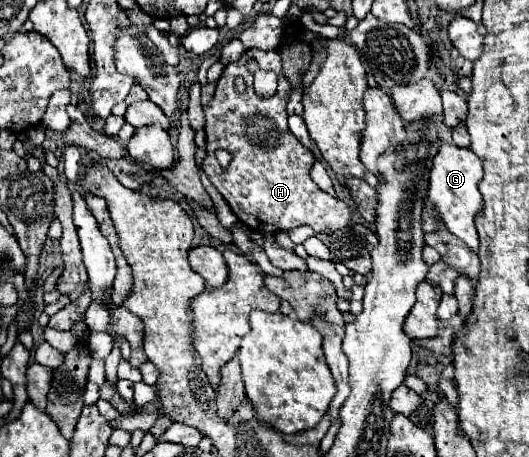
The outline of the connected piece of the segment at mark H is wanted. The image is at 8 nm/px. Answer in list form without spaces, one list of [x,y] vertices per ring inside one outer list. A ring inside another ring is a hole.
[[[249,49],[237,63],[229,63],[225,67],[223,75],[217,81],[217,89],[215,89],[213,99],[205,107],[205,119],[207,119],[207,123],[205,123],[207,125],[207,131],[205,131],[207,133],[207,157],[203,161],[203,171],[209,177],[209,181],[213,183],[213,187],[225,197],[225,201],[229,203],[229,207],[237,215],[237,219],[241,223],[245,223],[253,231],[277,233],[277,231],[291,231],[291,229],[301,227],[301,225],[309,225],[317,233],[323,227],[333,227],[335,231],[339,231],[339,229],[343,229],[349,223],[351,211],[349,211],[349,207],[343,201],[339,201],[339,199],[327,195],[325,191],[321,191],[313,183],[313,179],[309,177],[309,171],[311,171],[311,167],[315,163],[315,157],[289,131],[287,111],[285,111],[289,93],[291,93],[291,85],[289,85],[289,79],[281,73],[281,53],[279,51]],[[249,59],[255,59],[259,69],[275,71],[279,75],[279,87],[277,87],[277,93],[273,97],[259,99],[255,95],[255,91],[253,91],[253,73],[247,69],[247,61]],[[237,77],[243,77],[245,93],[237,93],[235,91],[235,79]],[[217,149],[227,149],[227,151],[233,153],[233,161],[229,163],[225,173],[221,173],[221,165],[219,165],[219,161],[215,157]]]

